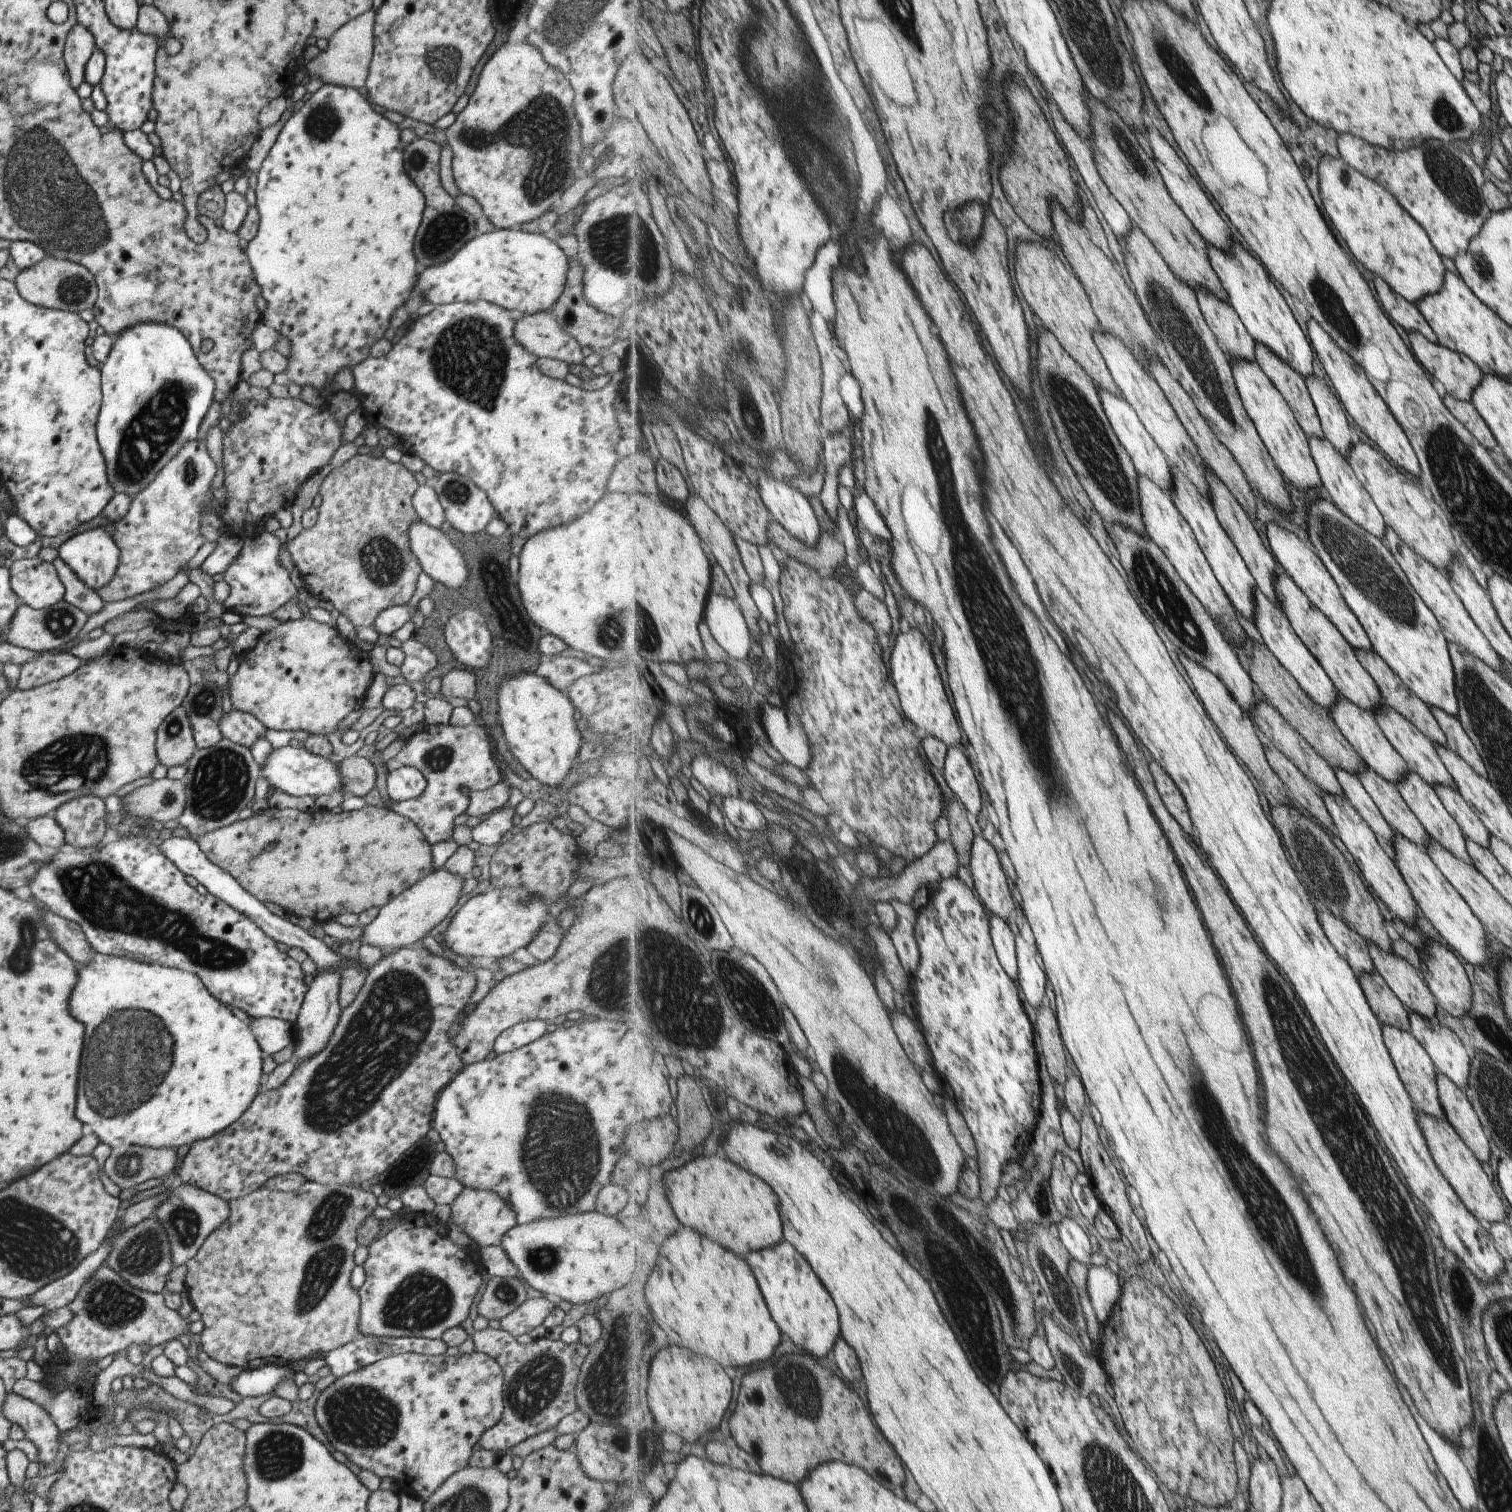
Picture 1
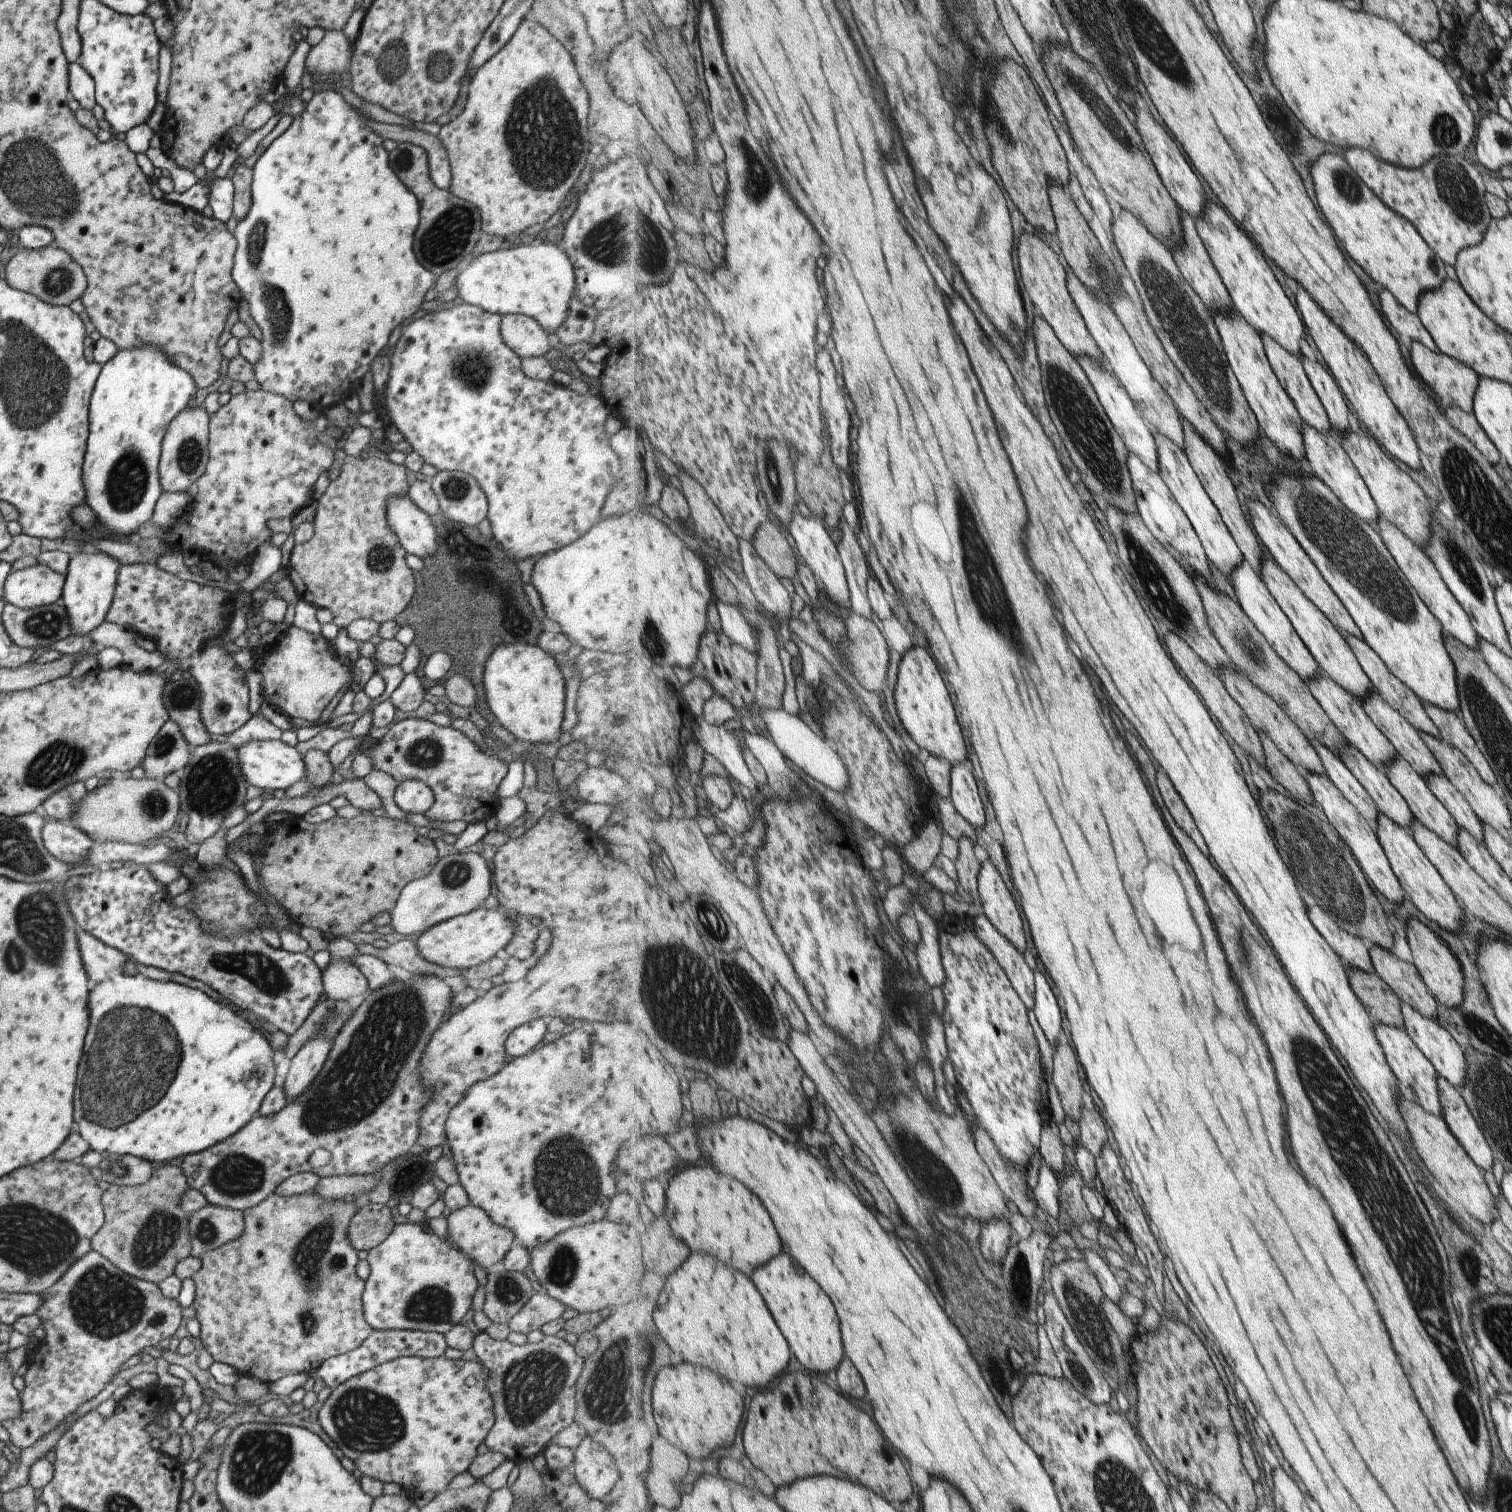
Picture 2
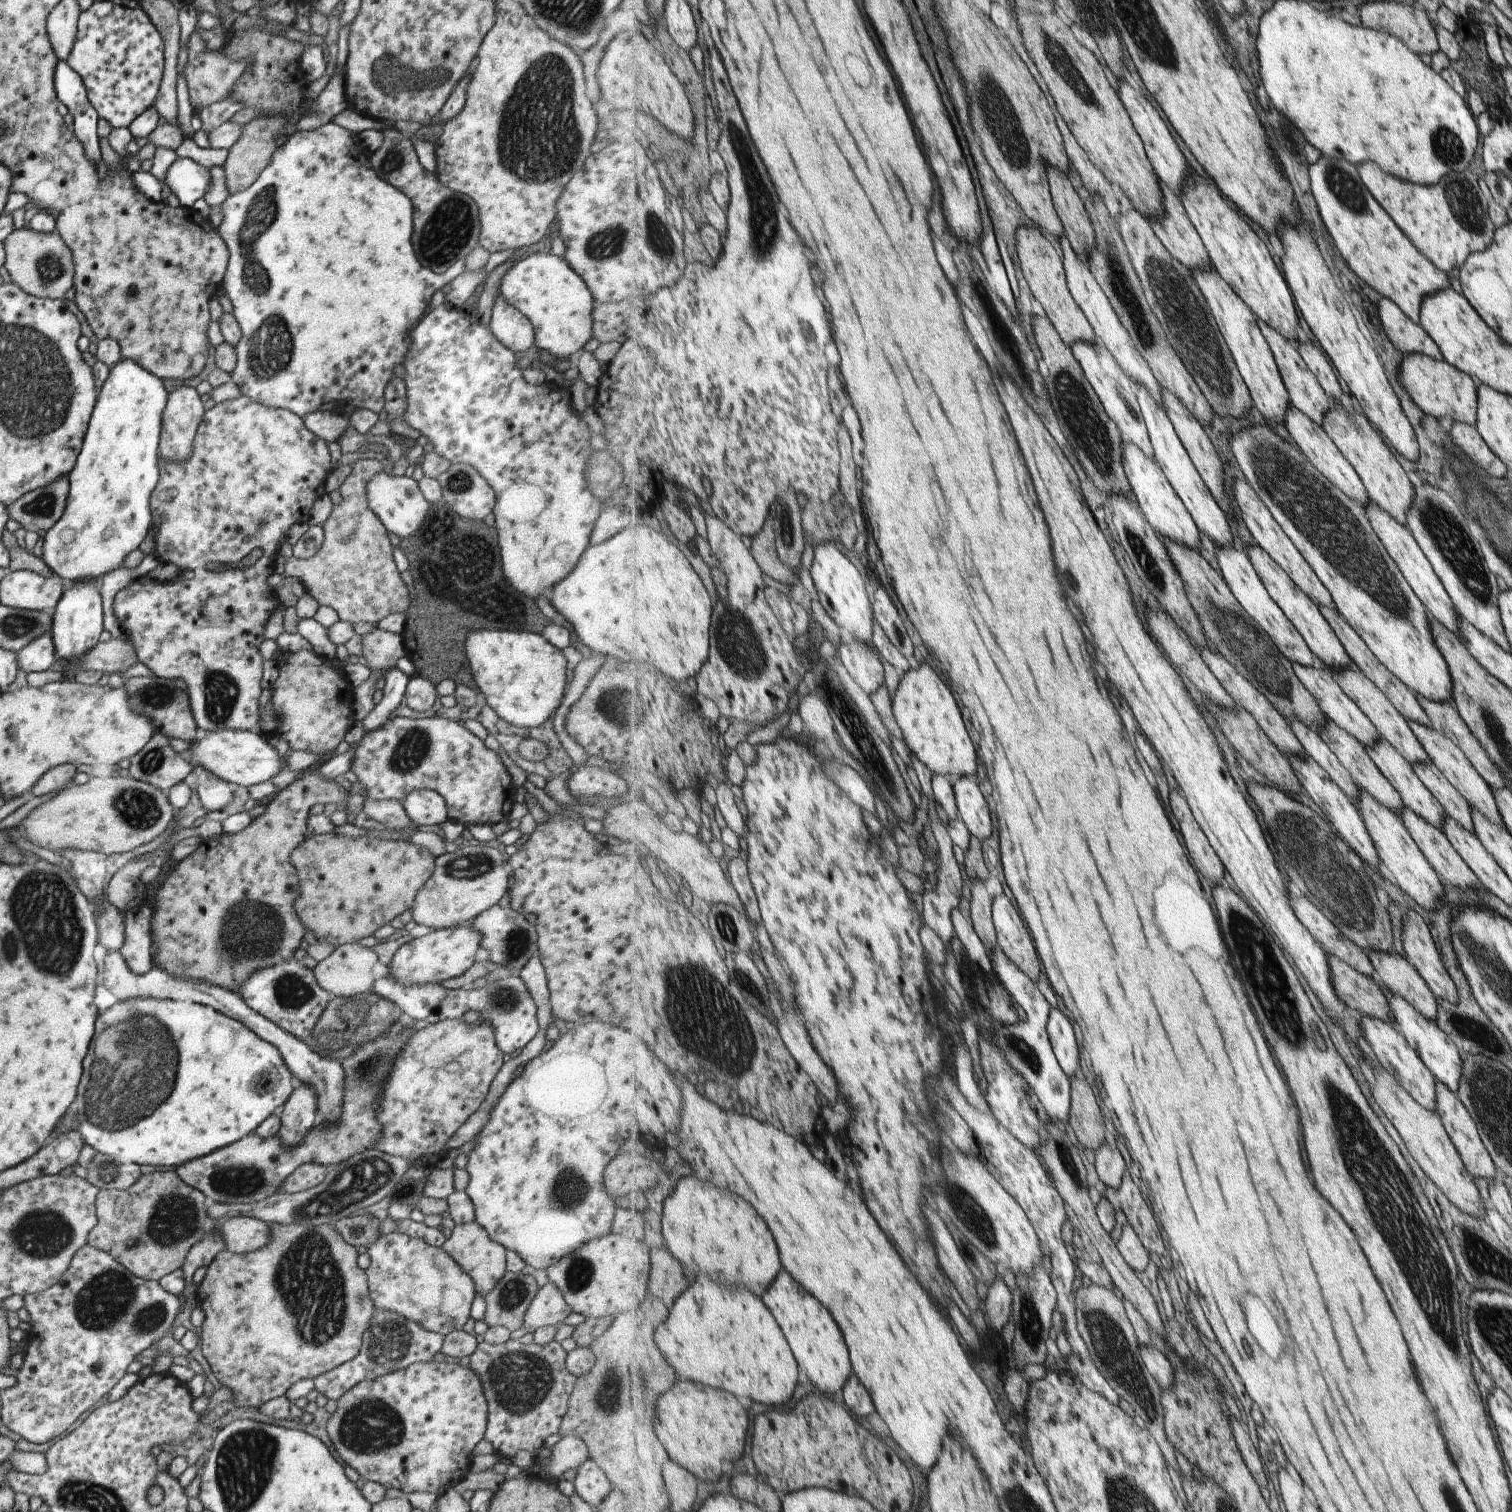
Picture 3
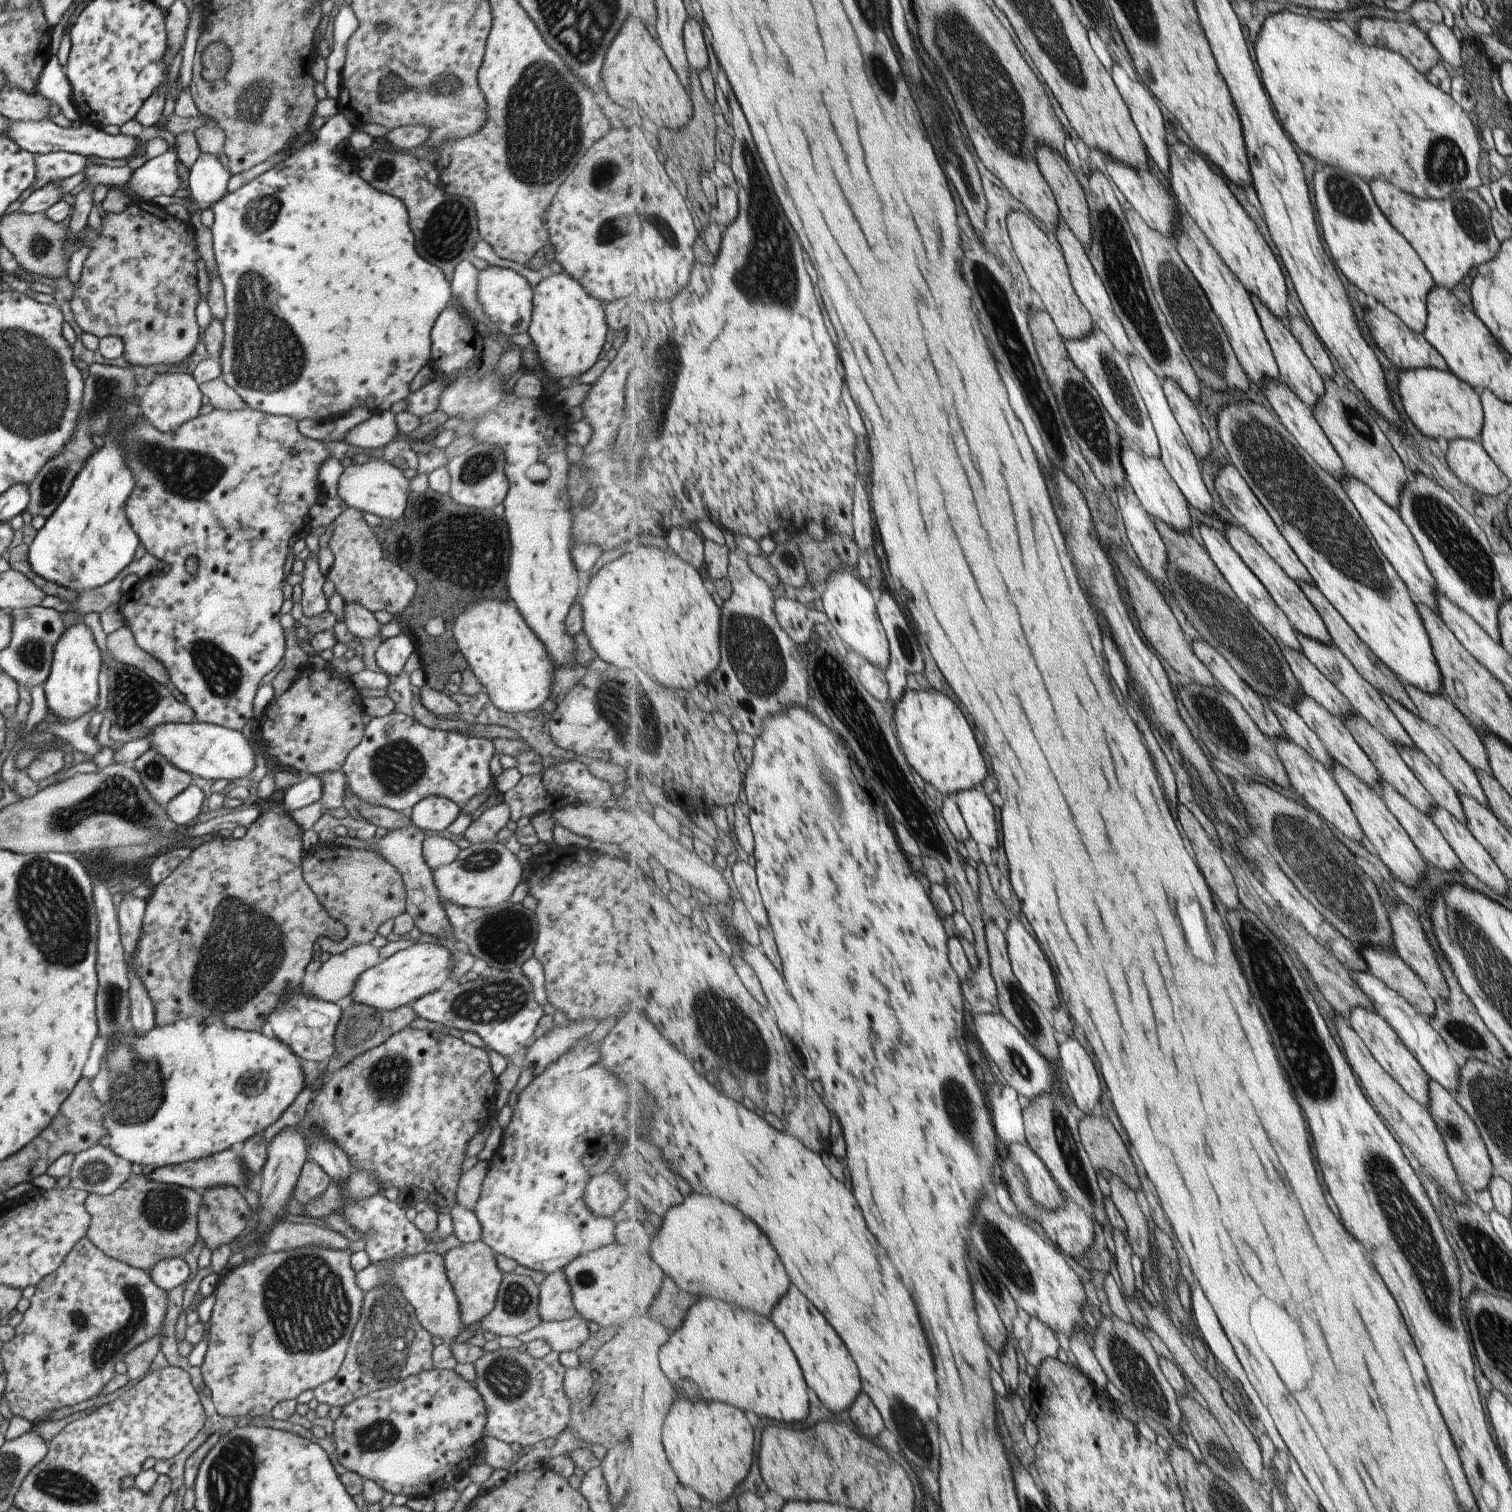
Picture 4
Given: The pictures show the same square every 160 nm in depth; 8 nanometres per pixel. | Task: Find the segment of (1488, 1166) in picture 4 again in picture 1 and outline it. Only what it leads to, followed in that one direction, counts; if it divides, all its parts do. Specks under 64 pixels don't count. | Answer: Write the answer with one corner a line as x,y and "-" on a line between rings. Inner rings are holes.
1437,1074
1437,1092
1439,1104
1445,1120
1465,1143
1479,1162
1489,1160
1489,1142
1477,1115
1473,1112
1466,1096
1457,1085
1444,1074

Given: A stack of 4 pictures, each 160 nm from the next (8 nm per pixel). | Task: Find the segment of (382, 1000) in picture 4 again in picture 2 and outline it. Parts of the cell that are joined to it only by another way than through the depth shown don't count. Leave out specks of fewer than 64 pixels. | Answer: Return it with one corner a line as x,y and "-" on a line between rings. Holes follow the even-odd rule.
483,906
477,907
466,915
451,917
424,930
414,941
416,951
427,963
446,969
461,970
477,966
489,960
508,943
514,929
510,916
508,910
501,908
487,910

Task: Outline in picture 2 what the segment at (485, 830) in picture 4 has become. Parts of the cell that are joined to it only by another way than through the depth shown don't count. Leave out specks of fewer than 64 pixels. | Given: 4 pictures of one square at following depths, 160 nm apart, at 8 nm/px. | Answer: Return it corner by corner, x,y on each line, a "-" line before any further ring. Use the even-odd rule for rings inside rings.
420,717
399,720
373,744
372,748
367,748
364,754
372,760
372,769
391,776
396,785
412,780
426,784
434,794
434,803
423,815
439,822
455,822
455,820
463,820
466,823
485,822
487,815
494,814
500,804
496,790
509,771
505,762
481,753
477,746
457,729
439,726

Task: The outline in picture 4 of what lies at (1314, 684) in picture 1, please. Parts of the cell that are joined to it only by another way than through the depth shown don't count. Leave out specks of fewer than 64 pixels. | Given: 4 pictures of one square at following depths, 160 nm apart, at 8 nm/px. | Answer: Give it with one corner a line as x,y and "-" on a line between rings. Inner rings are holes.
1202,524
1200,526
1200,535
1202,536
1204,546
1208,549
1213,561
1216,562
1223,577
1229,582
1233,591
1240,597
1243,604
1249,608
1253,616
1259,620
1260,624
1267,629
1278,642
1283,642
1283,644
1287,644
1289,648
1293,648
1293,650
1299,652
1301,646
1299,646
1299,642
1297,642
1298,637
1293,629
1292,622
1289,621
1285,612
1277,605
1277,602
1273,599
1269,590
1264,586
1264,582
1245,564
1245,560
1241,558
1240,553
1233,548
1231,542
1226,538
1224,531
1207,526
1207,524

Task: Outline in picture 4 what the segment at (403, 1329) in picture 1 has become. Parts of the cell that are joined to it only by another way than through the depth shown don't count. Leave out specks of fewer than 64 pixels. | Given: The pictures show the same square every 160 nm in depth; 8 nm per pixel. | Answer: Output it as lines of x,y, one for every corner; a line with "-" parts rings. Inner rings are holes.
419,1252
413,1256
399,1256
399,1258
389,1258
377,1264
369,1264
360,1272
355,1273
355,1284
364,1292
375,1290
379,1284
395,1286
397,1292
413,1308
419,1325
431,1337
441,1338
445,1344
451,1343
464,1328
459,1304
457,1304
453,1286
449,1284
449,1278
445,1274
443,1256
440,1254

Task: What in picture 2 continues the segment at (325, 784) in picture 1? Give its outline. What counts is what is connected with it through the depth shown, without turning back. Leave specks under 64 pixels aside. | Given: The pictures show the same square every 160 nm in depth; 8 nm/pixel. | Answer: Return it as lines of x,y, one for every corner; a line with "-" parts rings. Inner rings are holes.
248,741
237,745
236,761
248,785
261,788
266,795
273,790
285,790
289,784
301,780
306,775
304,762
295,750
281,741

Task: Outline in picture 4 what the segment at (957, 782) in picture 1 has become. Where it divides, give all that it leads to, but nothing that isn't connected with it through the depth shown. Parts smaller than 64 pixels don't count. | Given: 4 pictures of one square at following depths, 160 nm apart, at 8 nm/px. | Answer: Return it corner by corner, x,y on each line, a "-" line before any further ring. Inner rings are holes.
961,790
953,796
967,824
972,839
981,846
997,848
999,846
999,826
997,810
989,796
981,790

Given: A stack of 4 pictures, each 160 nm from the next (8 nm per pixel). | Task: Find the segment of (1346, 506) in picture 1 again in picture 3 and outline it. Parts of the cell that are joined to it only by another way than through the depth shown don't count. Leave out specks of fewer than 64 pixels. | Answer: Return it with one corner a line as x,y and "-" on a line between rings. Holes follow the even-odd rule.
1292,404
1289,405
1288,411
1286,412
1284,426
1296,442
1300,451
1311,462
1313,468
1316,468
1328,481
1331,481
1338,489
1341,489
1341,492
1344,492
1345,496
1356,500
1365,508
1369,500
1363,483
1359,480
1359,477
1355,474
1349,462
1343,458
1341,452
1337,450
1337,447
1331,442
1327,434
1325,434
1323,426
1313,422
1308,416
1305,416
1305,413
1302,413

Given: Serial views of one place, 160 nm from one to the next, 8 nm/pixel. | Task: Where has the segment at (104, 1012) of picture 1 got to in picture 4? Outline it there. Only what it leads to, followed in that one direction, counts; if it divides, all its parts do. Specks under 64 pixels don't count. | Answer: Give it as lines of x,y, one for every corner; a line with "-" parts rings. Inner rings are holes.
191,1016
187,1019
176,1019
173,1024
159,1024
151,1026
147,1034
137,1034
131,1026
131,1020
127,1020
121,1039
115,1040
100,1061
100,1072
91,1078
91,1092
101,1104
103,1124
107,1128
109,1140
105,1140
107,1147
117,1158
122,1158
127,1163
137,1165
163,1167
167,1165
192,1162
207,1156
218,1154
228,1148
237,1148
248,1140
253,1134
263,1133
283,1114
285,1109
295,1100
303,1088
303,1073
298,1058
293,1052
279,1040
264,1031
240,1030
235,1028
217,1028
217,1026
205,1026
199,1018

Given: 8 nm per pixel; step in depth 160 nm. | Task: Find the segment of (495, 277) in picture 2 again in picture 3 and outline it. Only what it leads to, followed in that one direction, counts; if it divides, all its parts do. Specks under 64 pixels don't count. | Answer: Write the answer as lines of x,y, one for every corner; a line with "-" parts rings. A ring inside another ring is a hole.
535,253
515,262
511,270
502,277
496,297
505,299
522,312
534,330
534,345
557,358
567,359
569,354
583,348
592,338
593,299
589,289
576,272
561,258
547,253

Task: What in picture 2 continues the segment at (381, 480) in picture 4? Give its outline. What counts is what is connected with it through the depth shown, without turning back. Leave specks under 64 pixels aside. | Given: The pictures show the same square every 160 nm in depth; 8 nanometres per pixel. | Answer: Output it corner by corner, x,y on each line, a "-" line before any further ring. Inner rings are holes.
403,493
386,500
386,521
406,553
419,558
435,552
436,536
431,517

